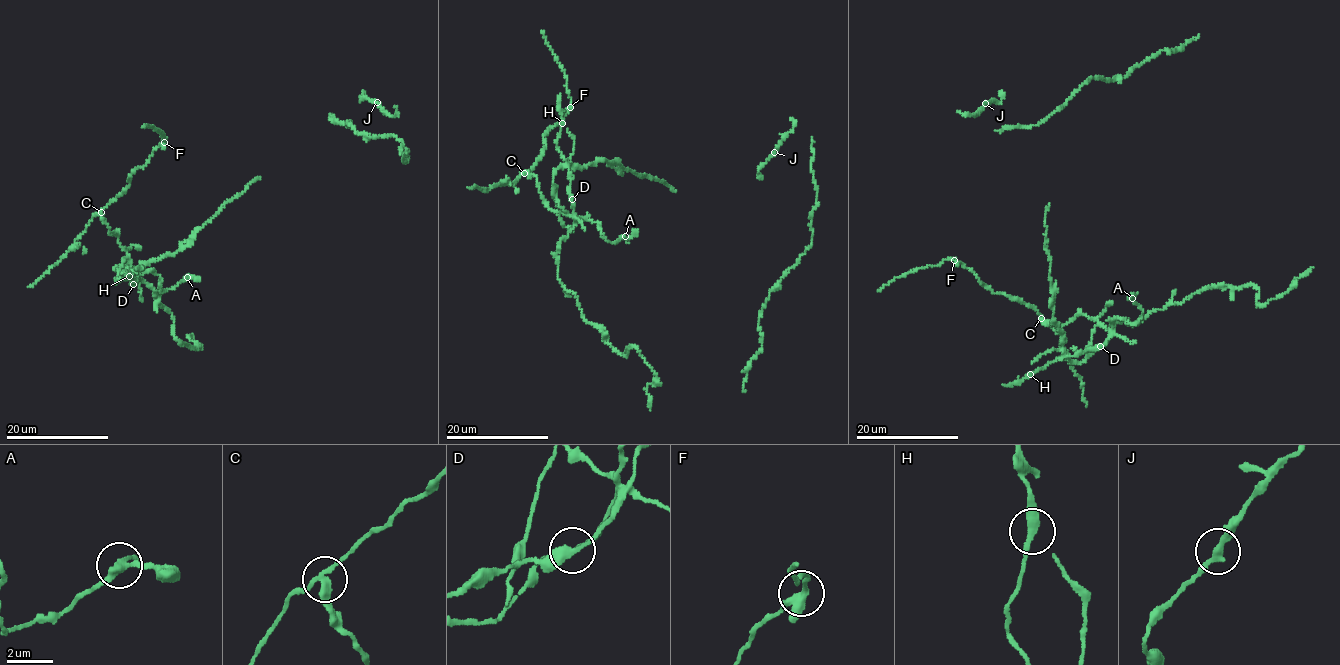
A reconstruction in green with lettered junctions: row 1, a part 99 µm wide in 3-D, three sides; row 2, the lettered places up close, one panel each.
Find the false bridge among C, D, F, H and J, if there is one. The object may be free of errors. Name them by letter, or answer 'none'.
C

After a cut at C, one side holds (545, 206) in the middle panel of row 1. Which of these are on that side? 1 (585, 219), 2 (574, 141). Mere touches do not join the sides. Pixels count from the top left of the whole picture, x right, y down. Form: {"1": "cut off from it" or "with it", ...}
{"1": "with it", "2": "with it"}

